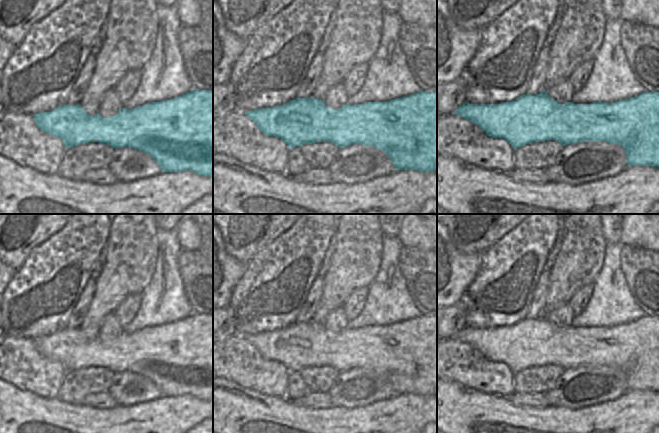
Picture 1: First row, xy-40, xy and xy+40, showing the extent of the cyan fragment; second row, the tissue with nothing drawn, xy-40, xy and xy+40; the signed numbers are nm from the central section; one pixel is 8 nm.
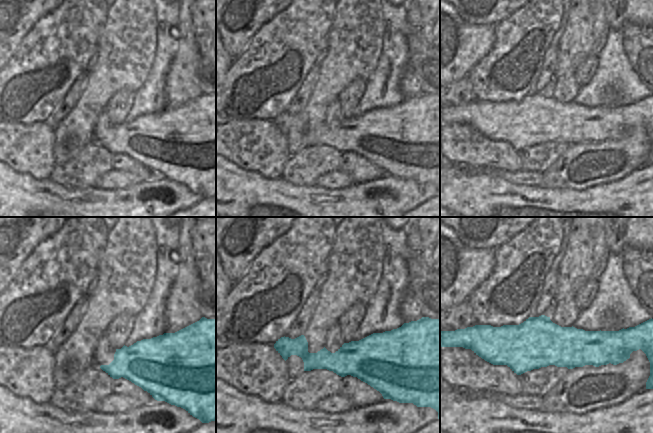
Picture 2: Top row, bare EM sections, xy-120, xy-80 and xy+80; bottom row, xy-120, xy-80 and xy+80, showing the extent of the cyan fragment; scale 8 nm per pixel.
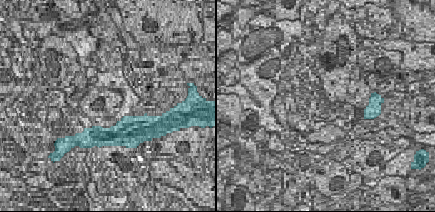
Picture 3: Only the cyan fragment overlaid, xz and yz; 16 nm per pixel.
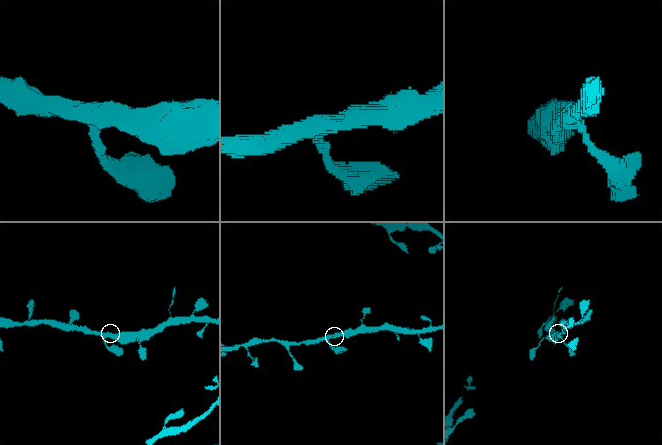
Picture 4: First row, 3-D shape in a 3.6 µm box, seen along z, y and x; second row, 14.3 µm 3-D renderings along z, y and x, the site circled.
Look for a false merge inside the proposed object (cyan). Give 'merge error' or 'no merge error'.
no merge error

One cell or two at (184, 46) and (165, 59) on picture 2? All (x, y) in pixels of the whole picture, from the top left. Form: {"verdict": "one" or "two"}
{"verdict": "two"}

